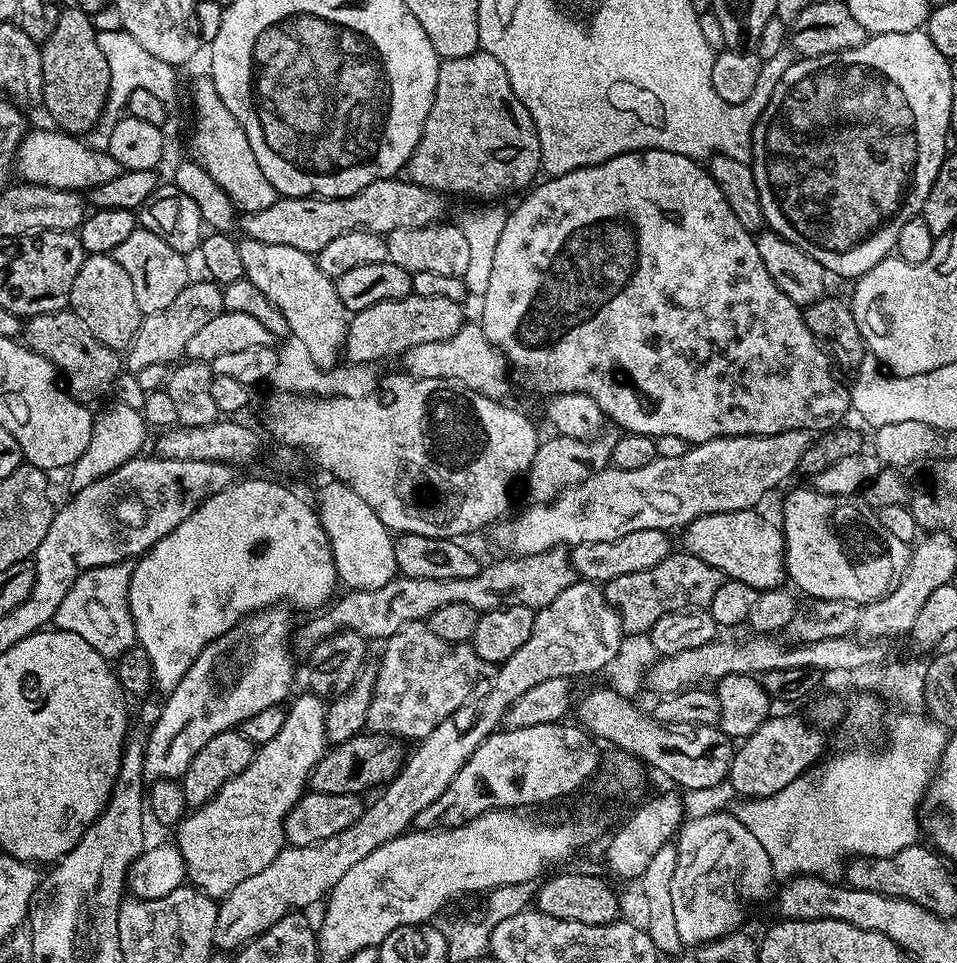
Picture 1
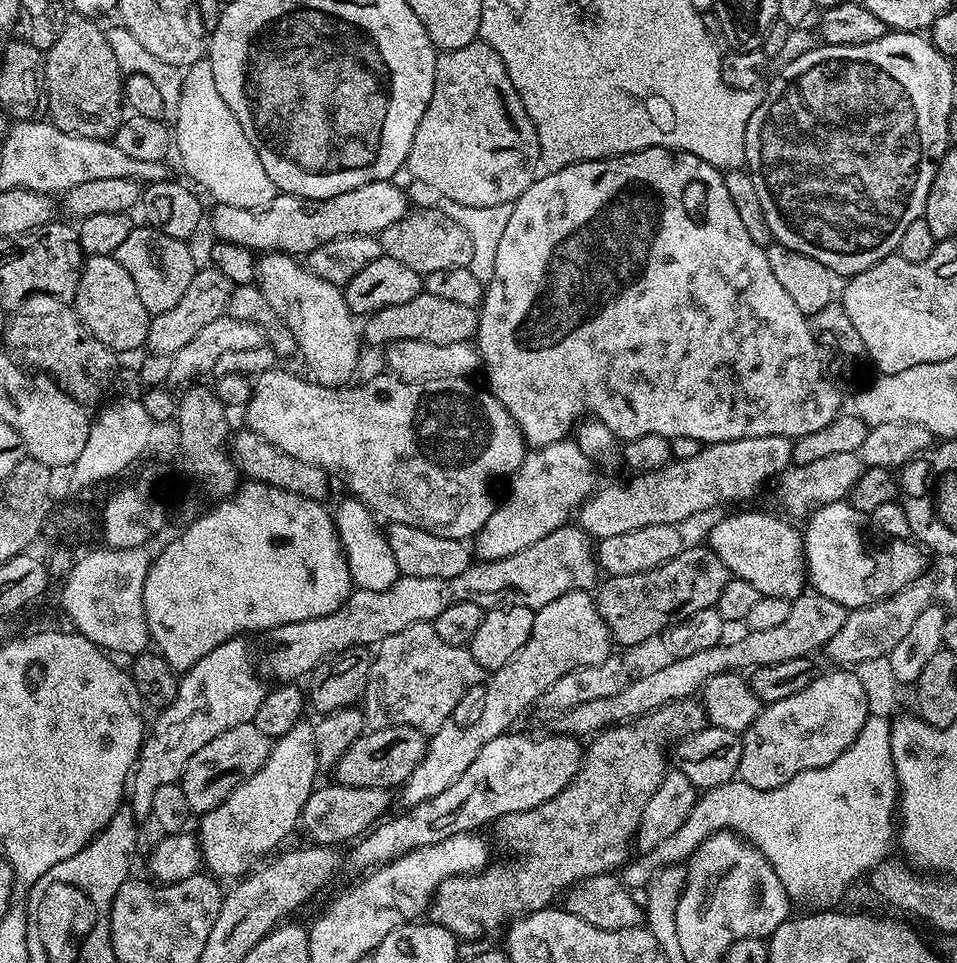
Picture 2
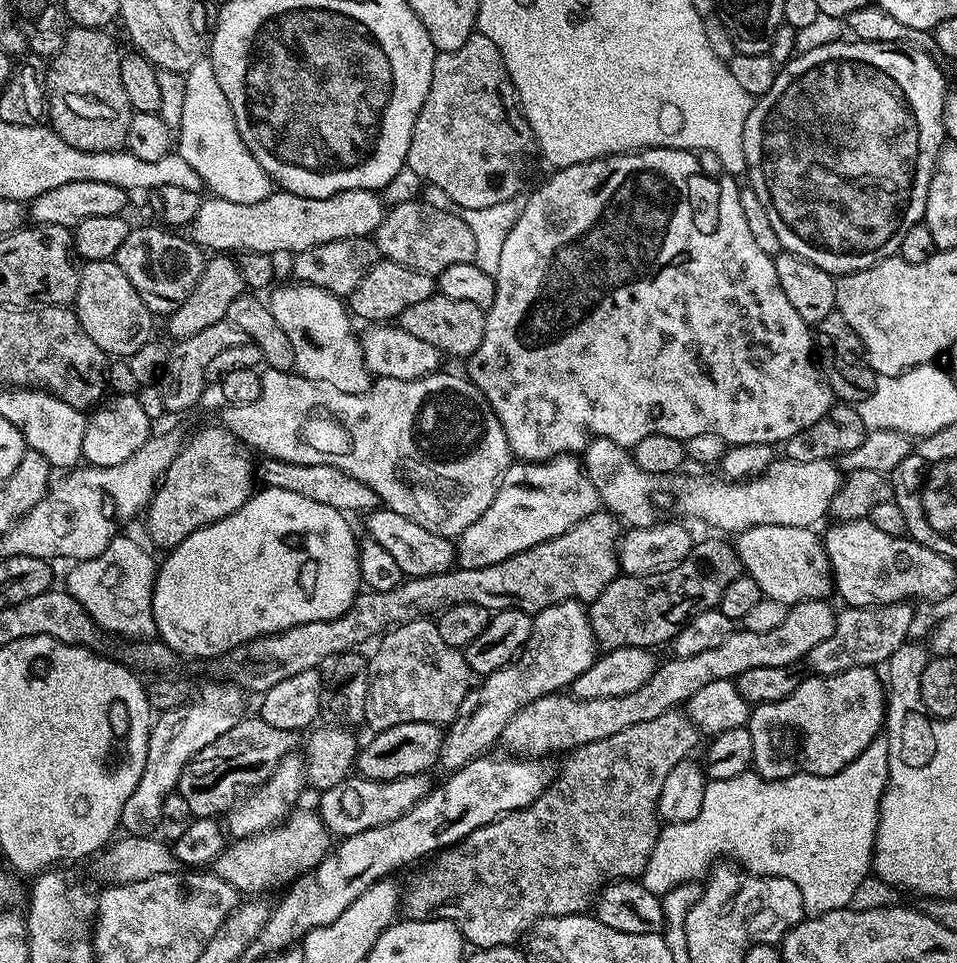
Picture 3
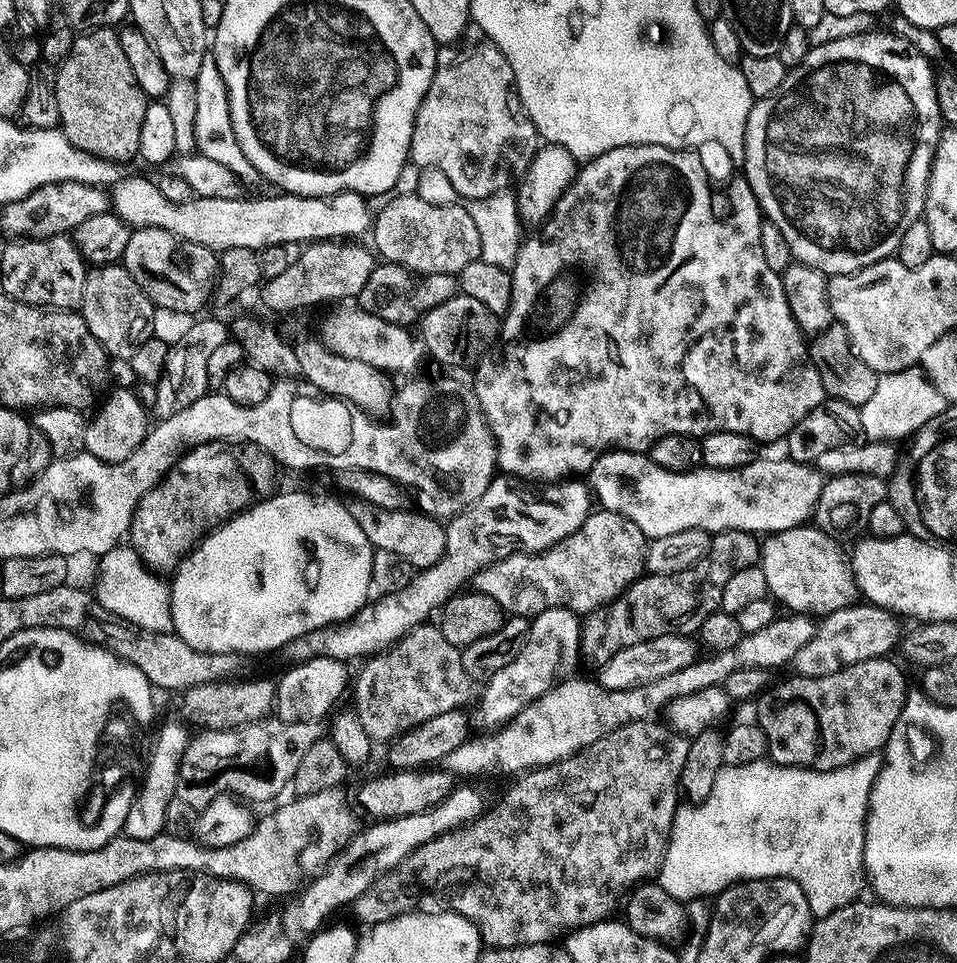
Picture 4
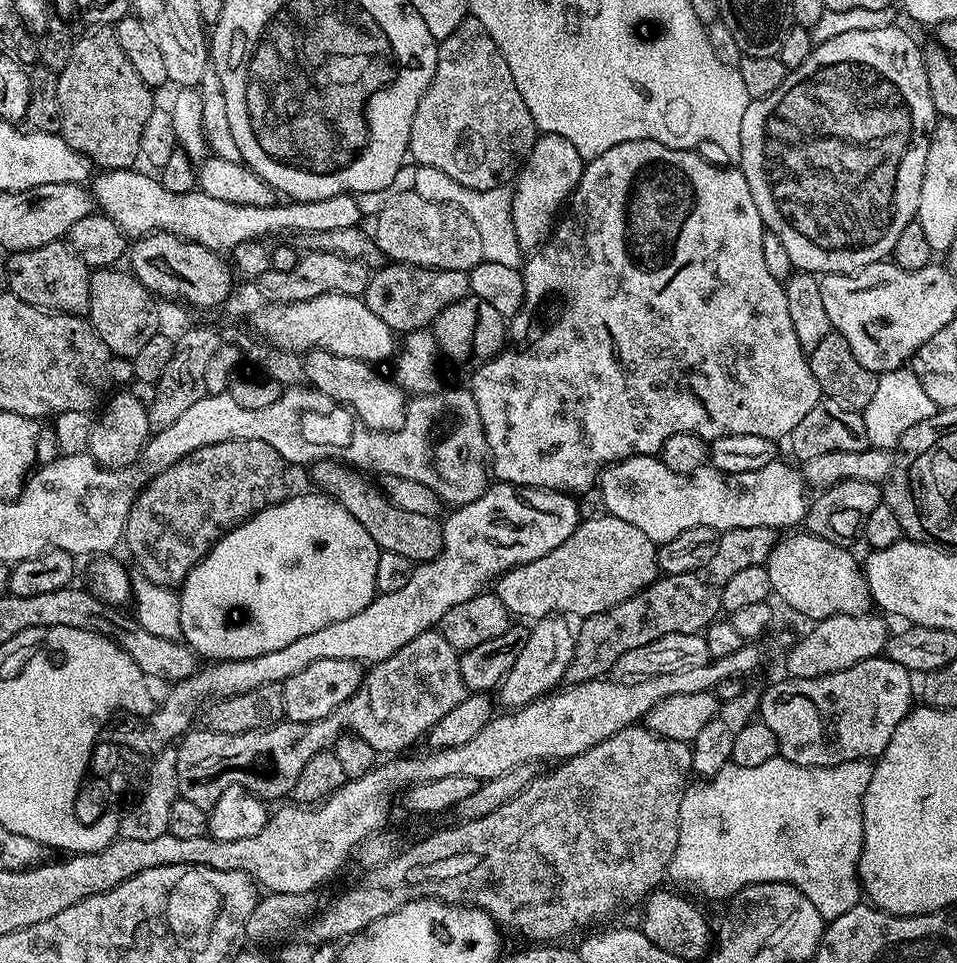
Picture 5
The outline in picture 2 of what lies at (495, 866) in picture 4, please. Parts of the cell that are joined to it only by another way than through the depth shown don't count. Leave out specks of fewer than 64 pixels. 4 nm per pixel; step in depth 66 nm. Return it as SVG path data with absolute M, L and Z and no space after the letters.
M689 698L670 702L638 720L605 728L591 741L592 745L587 745L576 777L562 791L554 794L550 802L542 802L542 806L534 810L506 814L496 821L494 831L497 838L510 851L517 852L516 860L509 864L493 863L479 874L446 878L446 882L442 882L442 886L438 886L438 890L432 895L431 905L426 913L427 919L431 923L441 924L457 938L465 936L472 940L483 932L492 932L500 927L503 929L522 916L529 916L532 912L549 907L556 895L557 899L580 880L623 869L630 860L628 847L633 847L642 810L646 802L650 802L650 794L658 790L665 772L669 771L666 749L705 727L703 703L699 699Z

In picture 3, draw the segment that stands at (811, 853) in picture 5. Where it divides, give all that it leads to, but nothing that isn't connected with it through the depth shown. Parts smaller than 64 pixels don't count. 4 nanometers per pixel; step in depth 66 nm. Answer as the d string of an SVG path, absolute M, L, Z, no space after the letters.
M881 734L873 738L868 746L852 762L850 762L847 766L845 766L842 770L838 770L832 776L809 776L807 774L797 774L791 776L790 778L786 778L785 780L763 780L760 776L757 776L755 771L749 770L747 772L743 772L742 774L738 774L734 778L726 778L725 780L709 780L708 785L706 786L706 794L702 798L702 810L698 810L698 818L690 818L686 822L682 822L681 824L668 824L667 826L661 827L657 838L656 845L654 846L654 850L650 854L650 858L646 862L646 866L644 867L644 871L642 873L642 882L646 886L646 890L650 890L654 895L659 896L661 898L667 897L666 894L671 890L675 884L684 884L687 880L696 880L699 878L707 877L710 869L713 867L714 862L719 861L721 858L731 858L741 869L747 870L758 876L777 876L778 878L790 878L790 882L794 882L794 886L798 886L798 894L802 894L802 902L804 903L805 913L821 916L822 914L826 914L830 910L838 910L839 908L847 908L849 905L853 903L852 900L856 896L856 891L860 888L860 883L863 882L864 879L867 878L868 872L870 876L870 869L874 864L874 853L876 850L876 827L878 826L878 818L880 817L880 799L884 797L884 788L888 784L888 738L887 735Z

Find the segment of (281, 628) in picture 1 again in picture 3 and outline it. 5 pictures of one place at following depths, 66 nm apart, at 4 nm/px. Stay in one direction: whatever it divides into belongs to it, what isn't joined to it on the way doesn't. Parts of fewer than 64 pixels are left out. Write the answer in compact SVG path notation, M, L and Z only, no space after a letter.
M215 679L206 681L197 690L196 700L189 699L182 706L159 713L155 717L150 746L142 762L141 768L144 769L135 777L130 798L126 798L126 806L122 806L120 828L127 835L152 836L156 832L158 818L162 818L162 802L166 802L171 792L177 791L186 762L190 762L198 750L210 746L214 738L226 734L226 730L245 719L245 689L238 684Z

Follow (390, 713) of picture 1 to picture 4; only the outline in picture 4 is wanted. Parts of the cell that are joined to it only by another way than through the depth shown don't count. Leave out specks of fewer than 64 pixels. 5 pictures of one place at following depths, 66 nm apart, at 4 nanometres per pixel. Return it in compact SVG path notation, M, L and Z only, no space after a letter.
M425 622L418 625L418 627L410 630L396 643L391 644L389 648L385 648L383 652L377 652L365 659L364 664L360 668L360 673L354 676L354 684L356 680L356 704L354 704L355 711L359 712L363 721L366 734L374 742L387 742L393 739L393 737L400 735L401 732L410 730L414 726L418 726L422 722L426 722L430 718L438 718L438 714L446 714L450 710L455 708L463 709L464 703L472 696L472 687L474 687L474 681L472 677L466 674L466 666L462 666L462 658L460 657L461 649L455 648L450 642L446 642L446 638L442 638L442 630L439 626L432 622Z

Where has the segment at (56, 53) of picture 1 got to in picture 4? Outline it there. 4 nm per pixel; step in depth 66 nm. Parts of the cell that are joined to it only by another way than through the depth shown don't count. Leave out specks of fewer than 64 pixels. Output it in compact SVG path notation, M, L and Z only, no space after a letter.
M115 27L84 30L73 39L64 59L59 61L56 68L56 97L60 115L58 127L71 144L78 146L78 150L86 150L86 154L117 162L128 162L131 156L137 155L138 130L142 126L149 101L134 82L126 54L122 54L122 42Z

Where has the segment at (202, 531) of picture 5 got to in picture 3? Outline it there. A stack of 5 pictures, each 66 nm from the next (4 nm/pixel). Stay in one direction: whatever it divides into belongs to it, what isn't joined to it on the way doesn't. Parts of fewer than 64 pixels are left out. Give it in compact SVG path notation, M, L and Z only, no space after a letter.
M216 424L210 425L209 428L198 429L189 440L187 437L180 453L176 455L174 462L170 462L151 500L148 501L146 509L148 536L158 547L164 548L163 550L178 547L187 536L194 534L194 530L205 528L207 524L213 524L234 514L234 510L241 508L252 497L257 487L253 453L248 445L242 443L229 428Z

